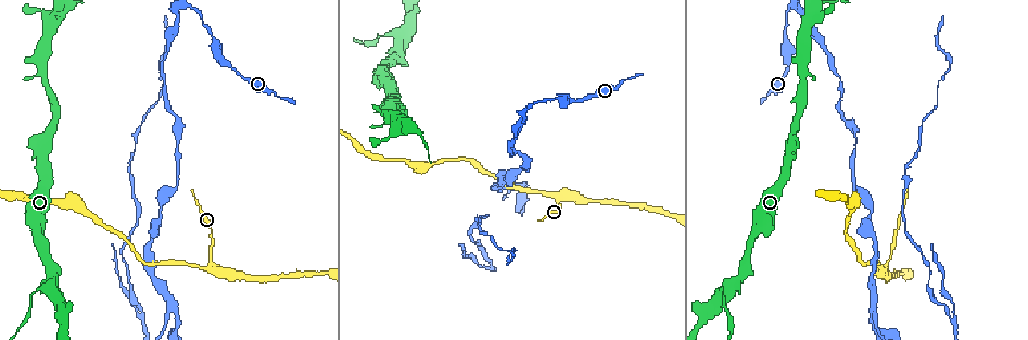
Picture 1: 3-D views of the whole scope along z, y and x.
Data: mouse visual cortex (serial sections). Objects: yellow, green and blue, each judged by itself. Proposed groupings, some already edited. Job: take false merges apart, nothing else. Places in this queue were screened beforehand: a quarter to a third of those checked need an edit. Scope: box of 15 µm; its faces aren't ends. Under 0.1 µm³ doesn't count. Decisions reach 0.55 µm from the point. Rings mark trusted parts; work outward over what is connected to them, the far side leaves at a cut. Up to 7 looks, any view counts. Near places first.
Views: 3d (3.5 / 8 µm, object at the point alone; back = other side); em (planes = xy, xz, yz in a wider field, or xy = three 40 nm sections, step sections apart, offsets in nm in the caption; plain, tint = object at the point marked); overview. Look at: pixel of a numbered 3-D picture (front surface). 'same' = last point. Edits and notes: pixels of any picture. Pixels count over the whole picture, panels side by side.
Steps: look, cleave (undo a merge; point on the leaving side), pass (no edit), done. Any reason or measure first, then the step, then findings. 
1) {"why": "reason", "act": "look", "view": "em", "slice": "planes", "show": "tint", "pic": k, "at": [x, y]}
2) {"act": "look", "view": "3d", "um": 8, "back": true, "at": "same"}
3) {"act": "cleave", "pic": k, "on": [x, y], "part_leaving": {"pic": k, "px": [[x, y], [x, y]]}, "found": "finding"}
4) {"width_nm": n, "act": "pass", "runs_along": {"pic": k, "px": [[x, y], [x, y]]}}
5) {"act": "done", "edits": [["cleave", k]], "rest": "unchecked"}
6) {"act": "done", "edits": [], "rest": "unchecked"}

{"why": "sudden change in width", "act": "look", "view": "3d", "um": 3.5, "pic": 1, "at": [400, 129]}

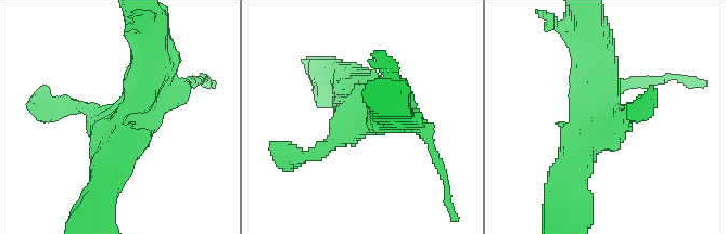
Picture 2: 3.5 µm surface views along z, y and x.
{"act": "pass", "runs_along": {"pic": 2, "px": [[103, 187], [116, 127], [177, 90]]}, "found": "all the same cell"}

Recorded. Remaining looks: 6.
{"why": "two arms in line, one across", "act": "look", "view": "3d", "um": 3.5, "back": true, "pic": 1, "at": [172, 307]}

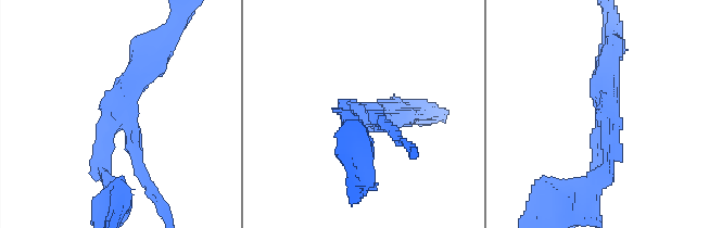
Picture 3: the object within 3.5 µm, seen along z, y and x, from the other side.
{"why": "now the EM", "act": "look", "view": "em", "slice": "xy", "step": 3, "show": "tint", "pic": 3, "at": [114, 117]}

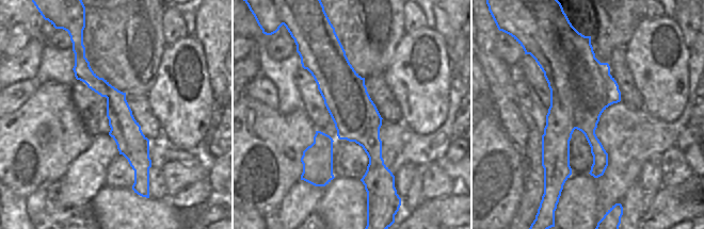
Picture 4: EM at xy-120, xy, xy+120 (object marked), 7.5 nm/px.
{"act": "look", "view": "em", "slice": "xy", "step": 5, "show": "tint", "at": "same"}

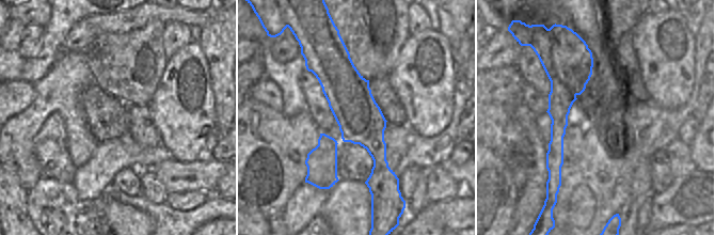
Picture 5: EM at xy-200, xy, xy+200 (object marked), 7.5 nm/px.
{"width_nm": 340, "act": "cleave", "pic": 3, "on": [615, 152], "found": "two cells meet here"}

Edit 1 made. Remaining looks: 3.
{"why": "thick turns thin", "act": "look", "view": "3d", "um": 8, "pic": 1, "at": [381, 36]}

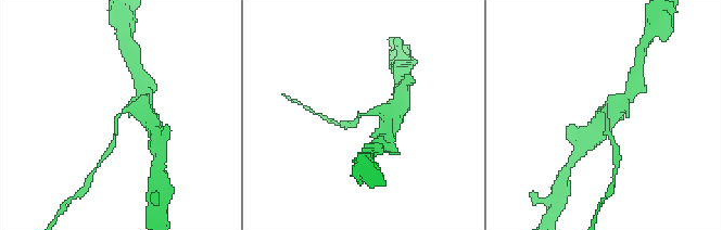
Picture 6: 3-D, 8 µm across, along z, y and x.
{"arm_widths_nm": [150, 450], "act": "look", "view": "em", "slice": "xy", "step": 5, "show": "tint", "pic": 6, "at": [118, 114]}

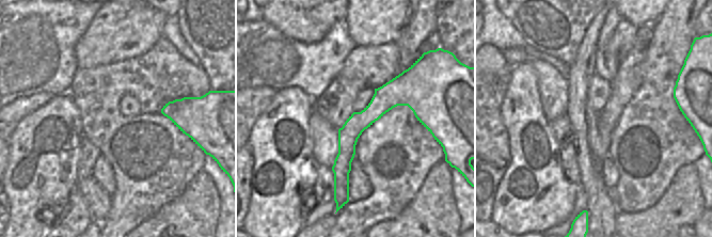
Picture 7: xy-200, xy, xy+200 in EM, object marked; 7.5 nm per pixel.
{"act": "cleave", "pic": 6, "on": [353, 124], "part_leaving": {"pic": 6, "px": [[117, 119], [111, 150], [102, 160]]}, "found": "a second cell is stuck on"}

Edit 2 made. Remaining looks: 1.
{"act": "done", "edits": [["cleave", 3], ["cleave", 6]], "rest": "unchecked"}

